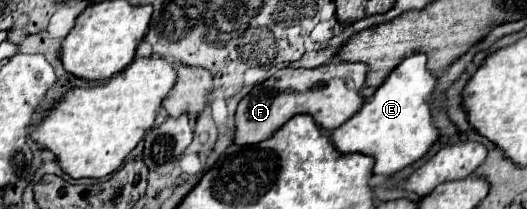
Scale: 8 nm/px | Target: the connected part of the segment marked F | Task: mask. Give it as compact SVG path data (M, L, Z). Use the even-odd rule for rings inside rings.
M330 63L316 69L284 67L264 83L258 83L238 103L234 141L238 145L260 143L274 135L290 117L298 113L308 113L318 125L322 125L322 129L334 131L362 109L364 97L360 95L360 89L366 81L366 75L366 63Z

